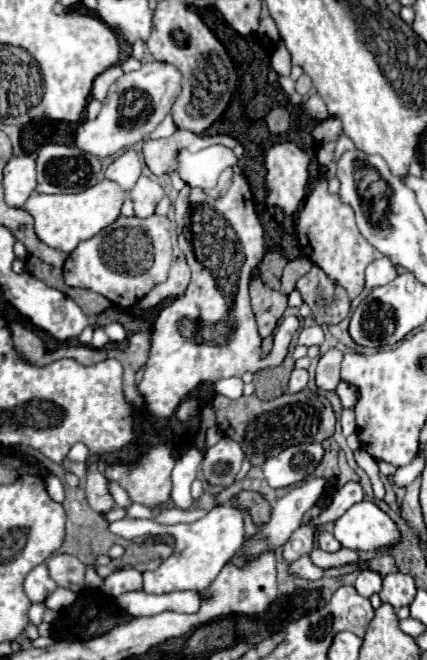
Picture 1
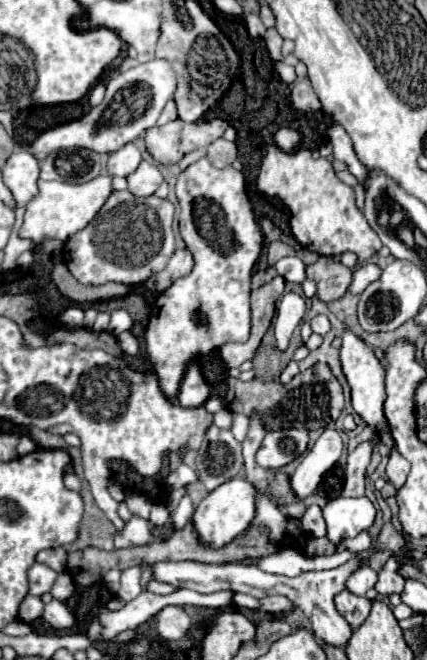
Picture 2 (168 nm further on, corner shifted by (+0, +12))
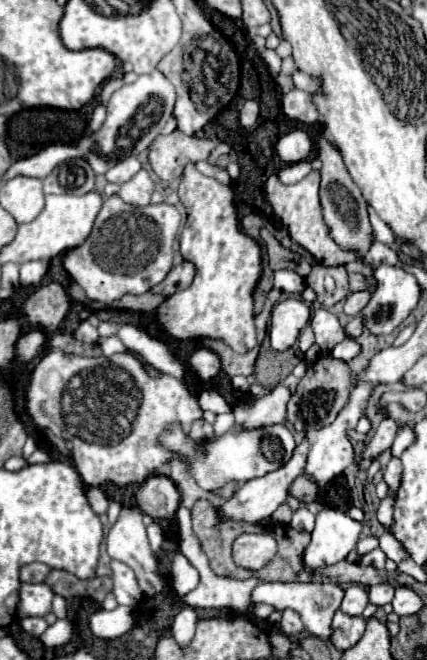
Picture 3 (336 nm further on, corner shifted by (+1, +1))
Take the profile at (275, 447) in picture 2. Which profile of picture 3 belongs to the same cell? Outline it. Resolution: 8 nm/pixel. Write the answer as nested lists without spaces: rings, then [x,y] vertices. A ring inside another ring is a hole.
[[[284,423],[254,429],[254,431],[240,429],[238,435],[228,433],[222,437],[216,437],[212,443],[192,443],[192,439],[188,435],[184,435],[184,431],[180,431],[180,427],[172,427],[172,431],[168,431],[168,435],[164,435],[164,443],[168,443],[168,447],[172,447],[172,451],[180,451],[186,457],[192,477],[206,491],[218,489],[218,487],[226,485],[228,481],[244,483],[244,481],[250,481],[256,477],[264,477],[266,473],[276,471],[284,463],[288,463],[288,459],[292,457],[294,449],[296,449],[294,435]]]

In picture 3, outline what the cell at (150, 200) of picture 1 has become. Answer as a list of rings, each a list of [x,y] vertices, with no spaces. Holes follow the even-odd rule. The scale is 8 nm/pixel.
[[[142,169],[128,183],[124,183],[120,187],[118,195],[126,203],[132,203],[132,205],[148,205],[150,197],[152,197],[152,191],[154,191],[154,183],[152,183],[150,175]]]

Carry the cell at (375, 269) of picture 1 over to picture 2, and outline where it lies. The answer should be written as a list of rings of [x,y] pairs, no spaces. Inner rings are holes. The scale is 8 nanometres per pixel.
[[[367,264],[359,270],[353,272],[353,280],[351,280],[351,286],[349,286],[349,292],[351,294],[361,294],[371,282],[375,282],[377,278],[381,276],[381,268],[375,266],[375,264]]]

